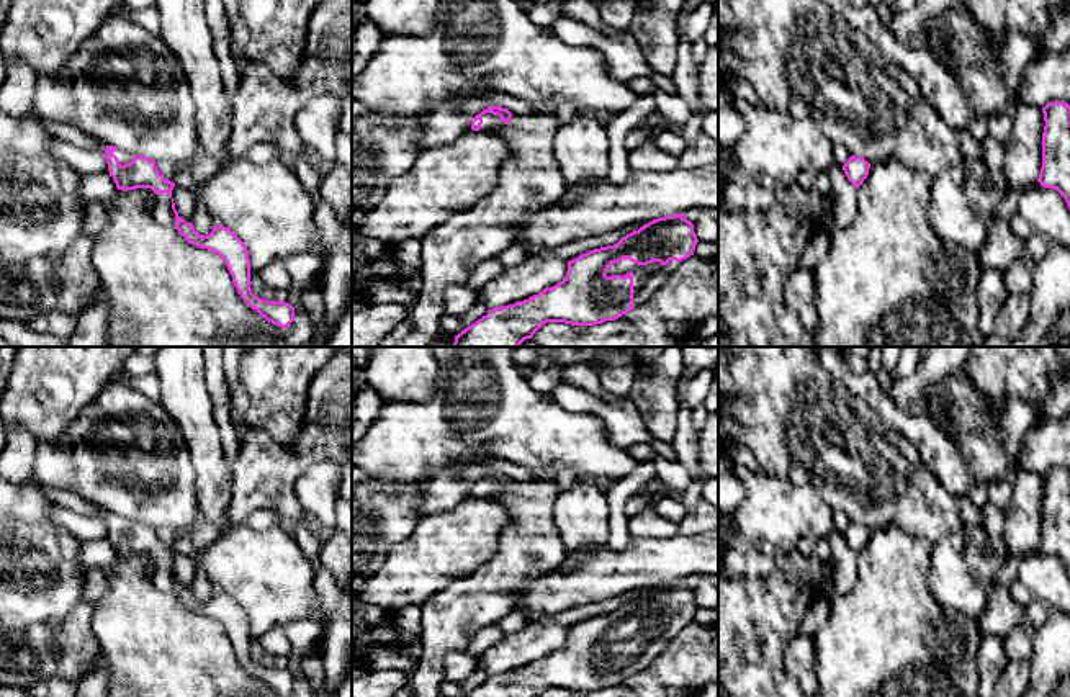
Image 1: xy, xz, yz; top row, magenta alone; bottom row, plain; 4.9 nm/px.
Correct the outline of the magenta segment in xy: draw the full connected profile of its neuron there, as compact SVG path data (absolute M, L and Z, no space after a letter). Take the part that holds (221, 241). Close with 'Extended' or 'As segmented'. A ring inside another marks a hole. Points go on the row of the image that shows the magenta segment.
M173 198L172 209L175 213L177 231L190 244L208 249L224 260L237 293L252 309L255 309L268 322L285 329L293 322L294 308L290 303L267 301L252 293L249 250L231 229L224 226L214 226L209 234L200 236L191 223L187 223L183 218L178 216Z. As segmented

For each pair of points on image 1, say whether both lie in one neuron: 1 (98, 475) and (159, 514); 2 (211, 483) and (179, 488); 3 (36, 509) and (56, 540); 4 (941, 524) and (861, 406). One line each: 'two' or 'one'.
1: one
2: two
3: two
4: one

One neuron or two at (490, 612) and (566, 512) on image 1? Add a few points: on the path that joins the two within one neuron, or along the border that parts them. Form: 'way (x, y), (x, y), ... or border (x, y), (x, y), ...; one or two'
border (555, 527), (568, 550); two

